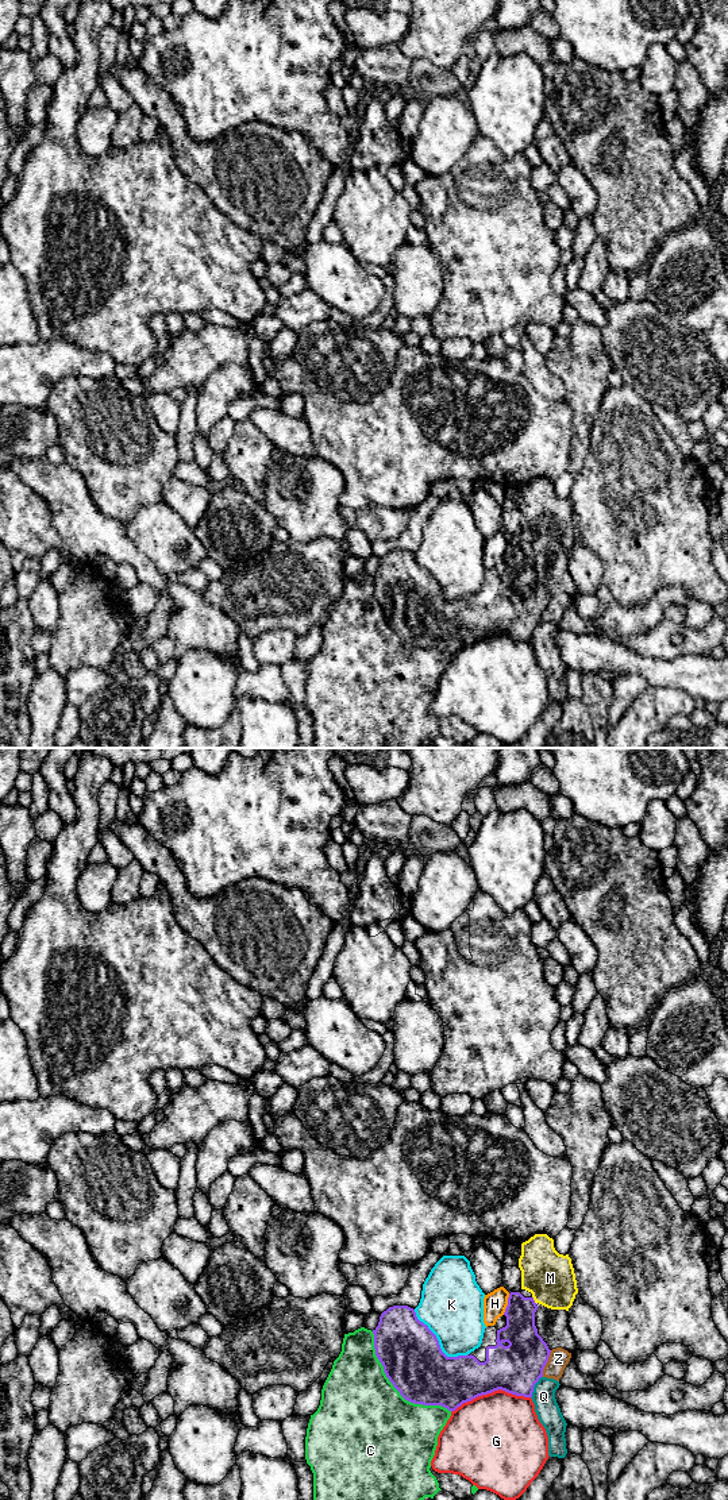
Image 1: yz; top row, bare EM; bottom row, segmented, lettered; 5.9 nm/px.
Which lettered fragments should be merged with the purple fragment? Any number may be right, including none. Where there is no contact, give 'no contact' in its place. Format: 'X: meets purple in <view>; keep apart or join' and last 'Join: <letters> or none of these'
C: meets purple in yz; keep apart
G: meets purple in yz; keep apart
H: meets purple in yz; keep apart
K: meets purple in yz; keep apart
M: meets purple in yz; join
Q: meets purple in yz; keep apart
Z: meets purple in yz; keep apart
Join: M

